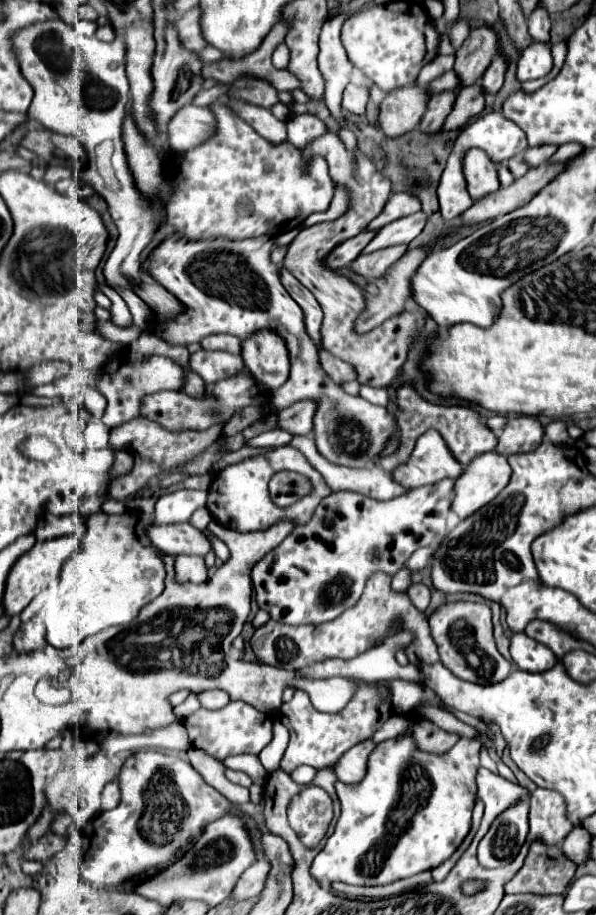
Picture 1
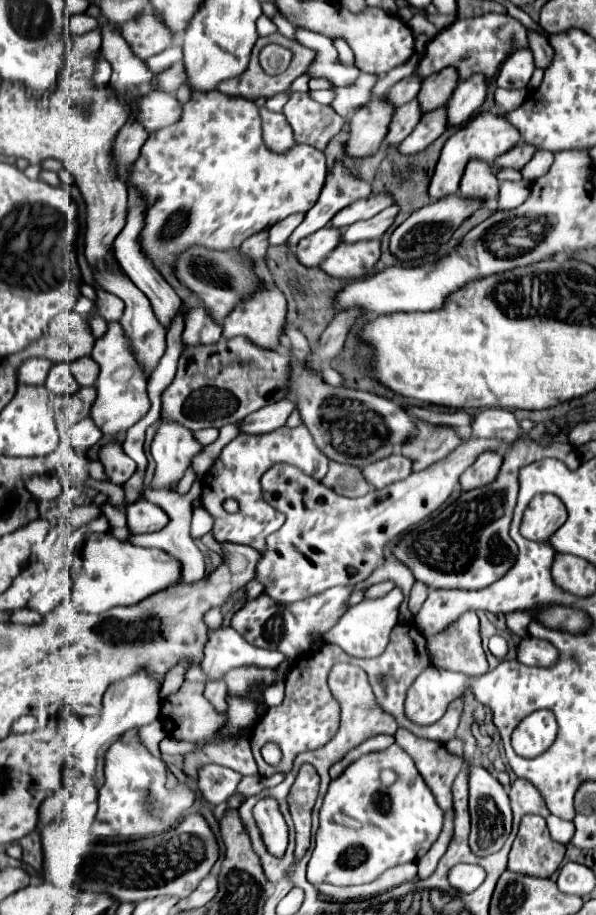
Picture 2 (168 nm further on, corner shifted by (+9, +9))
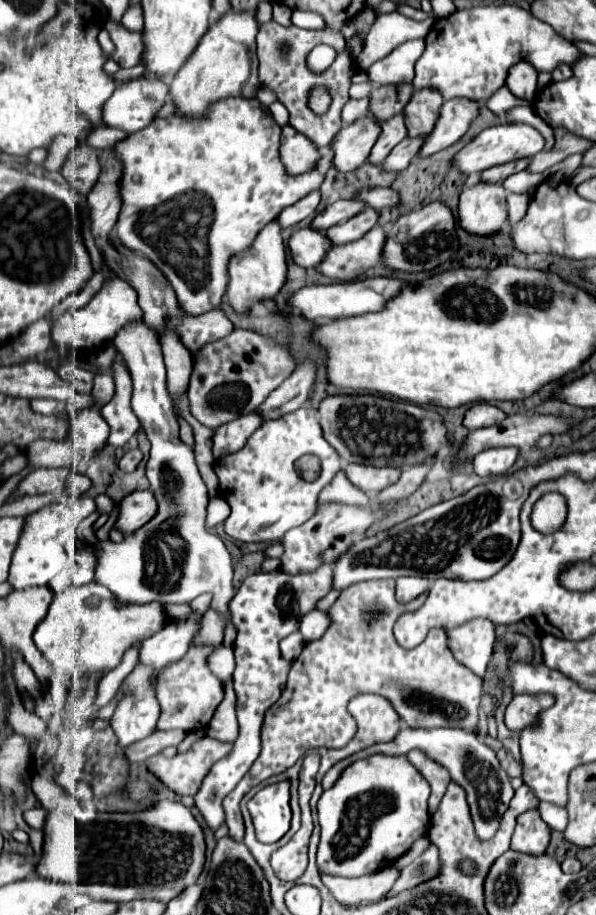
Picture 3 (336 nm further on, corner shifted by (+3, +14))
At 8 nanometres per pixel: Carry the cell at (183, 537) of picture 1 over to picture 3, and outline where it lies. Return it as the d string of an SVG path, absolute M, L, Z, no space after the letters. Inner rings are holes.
M132 491L120 501L116 529L124 535L134 533L134 529L140 529L154 517L154 511L158 511L158 505L150 491Z

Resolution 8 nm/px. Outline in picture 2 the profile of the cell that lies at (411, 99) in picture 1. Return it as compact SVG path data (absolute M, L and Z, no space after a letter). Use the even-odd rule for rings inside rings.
M380 98L380 100L370 100L366 102L364 106L360 106L356 110L356 114L350 118L350 124L348 124L348 132L350 132L350 138L348 138L348 146L346 146L346 152L350 156L372 156L384 142L386 134L388 134L388 126L392 122L392 114L394 114L396 106L388 100L388 98Z

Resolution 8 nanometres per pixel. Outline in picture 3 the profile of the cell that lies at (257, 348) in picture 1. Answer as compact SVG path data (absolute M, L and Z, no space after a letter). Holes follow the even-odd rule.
M270 221L254 239L252 247L236 253L230 259L228 265L228 297L230 297L230 305L238 311L238 313L248 313L250 305L254 301L262 301L262 299L270 299L274 297L280 287L286 281L286 253L284 253L284 243L282 243L282 235L280 235L280 225L278 221Z

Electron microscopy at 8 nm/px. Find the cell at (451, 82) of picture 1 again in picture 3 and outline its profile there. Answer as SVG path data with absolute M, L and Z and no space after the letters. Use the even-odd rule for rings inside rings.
M382 85L374 87L370 95L370 117L374 117L378 123L392 119L394 115L402 113L406 103L412 97L412 85Z

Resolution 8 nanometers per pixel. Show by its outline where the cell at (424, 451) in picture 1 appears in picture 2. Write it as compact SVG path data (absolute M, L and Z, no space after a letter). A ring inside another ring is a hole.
M394 454L394 456L388 456L378 462L368 464L364 468L364 478L368 478L368 482L374 488L384 488L396 480L408 478L410 472L412 472L412 460Z

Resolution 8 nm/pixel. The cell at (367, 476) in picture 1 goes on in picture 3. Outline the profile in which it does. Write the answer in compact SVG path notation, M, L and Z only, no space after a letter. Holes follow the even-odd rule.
M342 471L318 495L318 505L324 505L324 503L364 505L368 501L370 501L370 497L360 493L360 489L354 489L354 485L350 485L350 481L346 481Z

